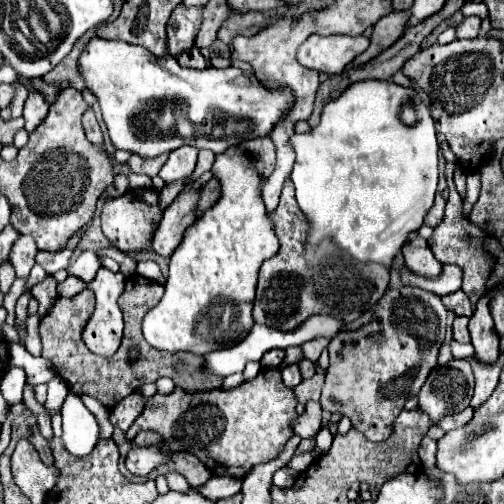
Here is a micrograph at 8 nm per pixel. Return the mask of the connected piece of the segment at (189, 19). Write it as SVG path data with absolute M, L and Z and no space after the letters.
M178 4L178 8L172 12L168 22L168 52L172 56L178 56L182 50L194 46L196 32L200 30L202 12L202 6L196 8L184 4Z

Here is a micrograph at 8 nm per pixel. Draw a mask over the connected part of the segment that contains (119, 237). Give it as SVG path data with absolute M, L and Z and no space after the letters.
M154 188L146 190L128 190L120 198L106 202L102 210L102 232L106 238L122 252L140 252L144 248L152 248L152 236L156 226L162 220L164 210L160 208L160 192Z

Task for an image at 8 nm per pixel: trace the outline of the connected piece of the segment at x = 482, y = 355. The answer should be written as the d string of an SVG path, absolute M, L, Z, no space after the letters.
M488 296L478 300L468 330L472 336L476 360L480 360L482 364L496 364L500 356L500 338L494 330L494 322L488 310Z

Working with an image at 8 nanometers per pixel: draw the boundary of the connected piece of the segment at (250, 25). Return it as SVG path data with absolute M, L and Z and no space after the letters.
M248 12L248 14L234 14L230 16L224 26L218 32L218 38L226 44L232 42L234 36L242 34L242 36L254 36L256 32L262 30L262 22L260 22L260 14L258 12Z

